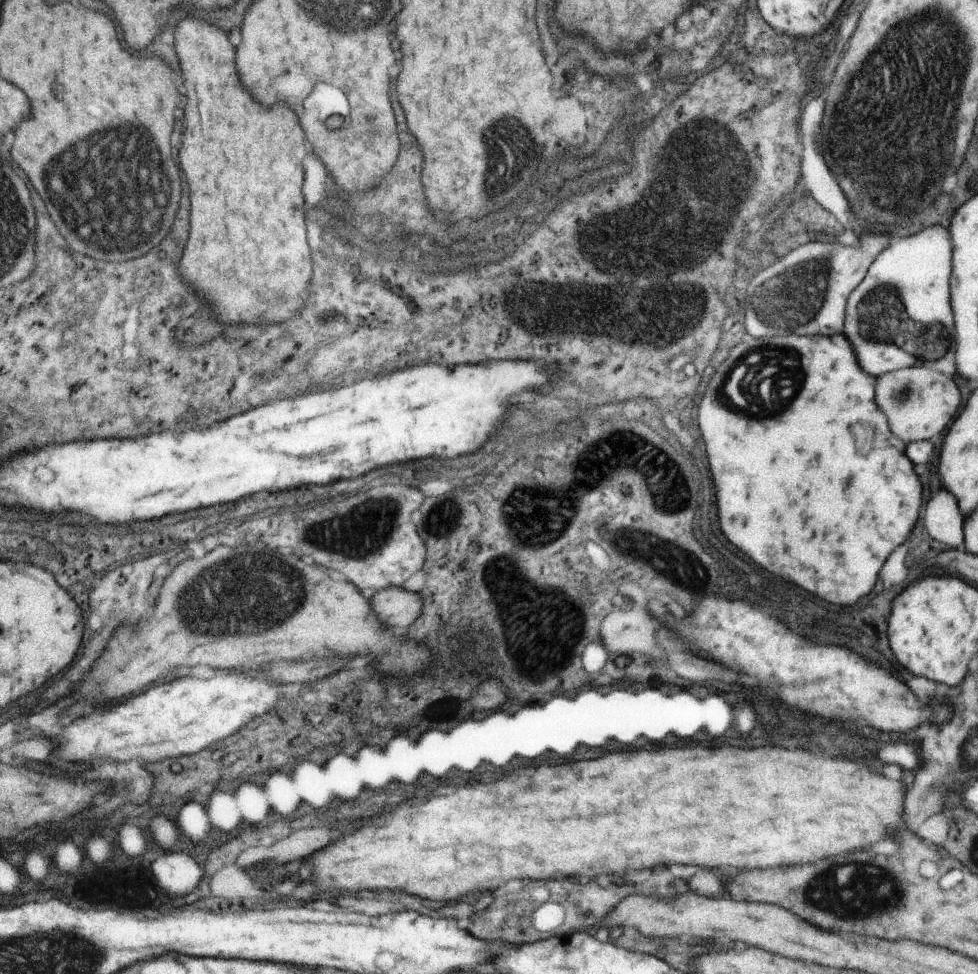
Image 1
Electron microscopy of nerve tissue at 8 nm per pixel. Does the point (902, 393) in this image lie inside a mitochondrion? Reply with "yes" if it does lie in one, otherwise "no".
yes

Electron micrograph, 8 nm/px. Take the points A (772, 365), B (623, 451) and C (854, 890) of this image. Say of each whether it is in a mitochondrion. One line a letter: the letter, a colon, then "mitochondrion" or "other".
A: mitochondrion
B: mitochondrion
C: mitochondrion

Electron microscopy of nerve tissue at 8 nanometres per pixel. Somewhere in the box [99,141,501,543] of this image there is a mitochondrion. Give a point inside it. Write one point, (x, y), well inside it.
(443, 521)

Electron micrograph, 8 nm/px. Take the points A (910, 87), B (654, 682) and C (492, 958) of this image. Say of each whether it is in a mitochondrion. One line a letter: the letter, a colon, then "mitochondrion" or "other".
A: mitochondrion
B: other
C: other

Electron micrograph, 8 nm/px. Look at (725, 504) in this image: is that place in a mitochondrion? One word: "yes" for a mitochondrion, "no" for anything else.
no

